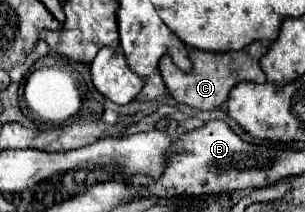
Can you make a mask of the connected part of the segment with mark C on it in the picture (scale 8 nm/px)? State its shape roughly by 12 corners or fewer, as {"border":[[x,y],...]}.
{"border":[[260,41],[236,53],[190,49],[182,73],[162,57],[170,95],[200,111],[218,109],[240,81],[264,83]]}

